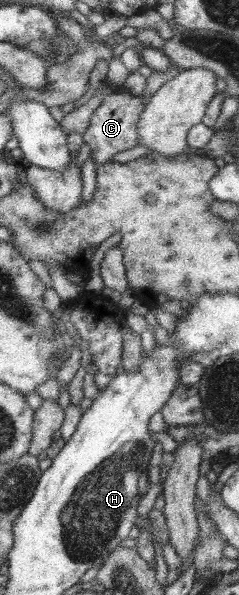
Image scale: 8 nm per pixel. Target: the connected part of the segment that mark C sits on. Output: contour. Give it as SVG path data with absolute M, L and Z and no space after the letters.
M106 81L100 82L96 91L101 88L107 90L107 95L103 100L103 103L93 116L91 116L89 127L86 132L82 135L84 142L87 143L88 147L93 152L93 157L96 161L96 167L104 164L105 162L112 161L118 152L133 149L135 146L140 144L138 138L138 123L140 115L146 108L144 103L144 97L131 97L125 92L122 92L125 88L123 85L119 86L108 86Z

